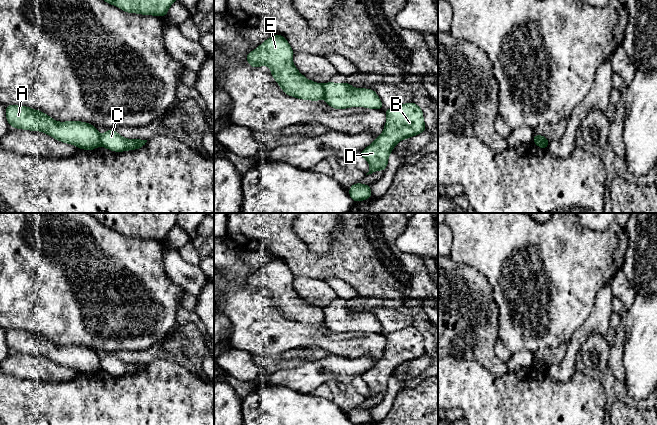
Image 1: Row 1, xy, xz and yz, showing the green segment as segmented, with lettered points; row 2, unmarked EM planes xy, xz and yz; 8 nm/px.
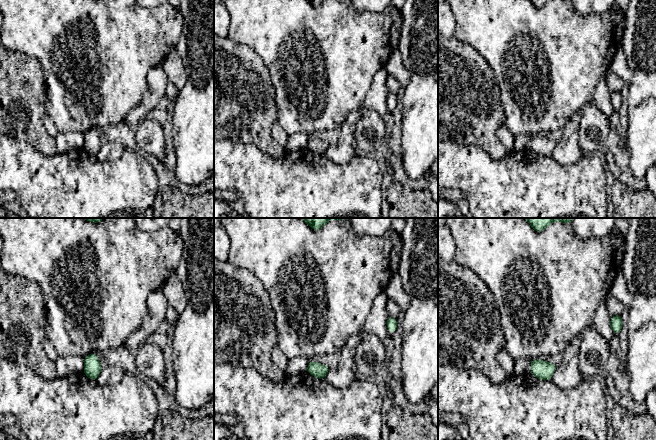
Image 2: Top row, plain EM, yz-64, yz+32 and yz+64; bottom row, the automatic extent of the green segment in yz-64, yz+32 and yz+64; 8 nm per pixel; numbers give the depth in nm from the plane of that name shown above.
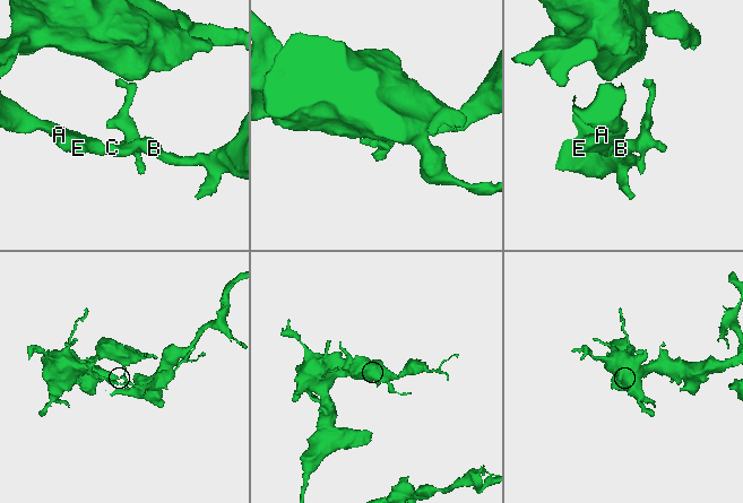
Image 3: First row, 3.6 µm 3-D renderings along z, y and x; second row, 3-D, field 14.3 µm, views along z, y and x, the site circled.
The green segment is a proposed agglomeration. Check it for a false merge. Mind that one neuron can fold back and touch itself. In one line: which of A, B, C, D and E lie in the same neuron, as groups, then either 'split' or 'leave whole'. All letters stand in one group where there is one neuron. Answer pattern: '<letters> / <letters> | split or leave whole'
A E / B C D | split

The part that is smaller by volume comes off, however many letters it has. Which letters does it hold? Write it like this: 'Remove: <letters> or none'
Remove: B, C, D

